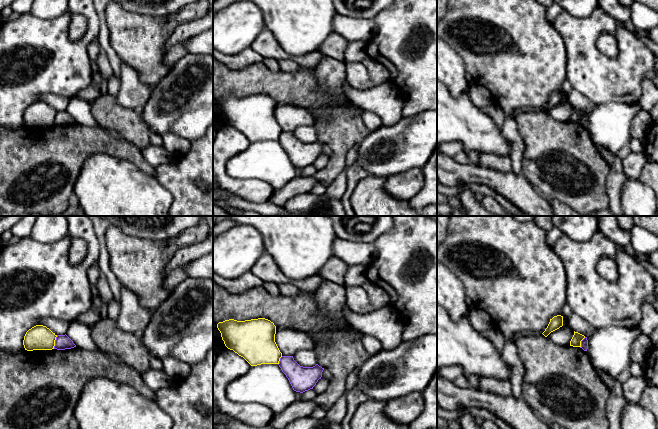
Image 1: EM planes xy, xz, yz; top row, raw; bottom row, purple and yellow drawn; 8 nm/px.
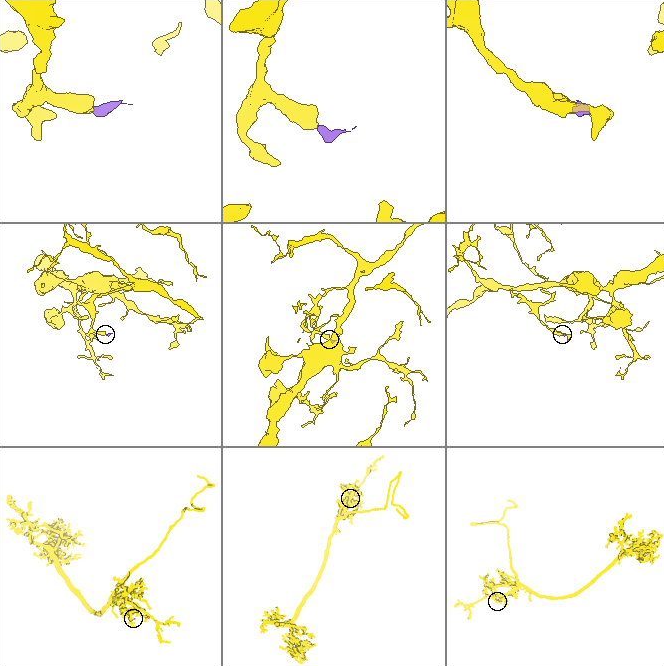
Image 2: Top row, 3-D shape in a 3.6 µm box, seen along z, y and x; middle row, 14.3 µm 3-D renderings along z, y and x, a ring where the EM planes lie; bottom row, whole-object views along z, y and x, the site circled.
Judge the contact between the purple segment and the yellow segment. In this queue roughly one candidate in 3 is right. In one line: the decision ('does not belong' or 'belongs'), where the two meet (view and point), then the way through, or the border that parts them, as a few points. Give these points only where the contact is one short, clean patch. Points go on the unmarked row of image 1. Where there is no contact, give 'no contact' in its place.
does not belong; meets purple in xy at (55, 118); border along xy (57, 111), (53, 124)

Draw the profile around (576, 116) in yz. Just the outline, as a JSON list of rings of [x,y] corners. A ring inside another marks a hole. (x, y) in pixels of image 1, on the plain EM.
[[[574,107],[574,111],[573,111],[573,113],[572,113],[571,117],[570,117],[570,122],[581,123],[581,117],[584,114],[585,114],[584,111]]]

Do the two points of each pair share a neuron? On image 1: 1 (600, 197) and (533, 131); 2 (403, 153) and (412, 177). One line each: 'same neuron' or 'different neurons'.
1: same neuron
2: different neurons

